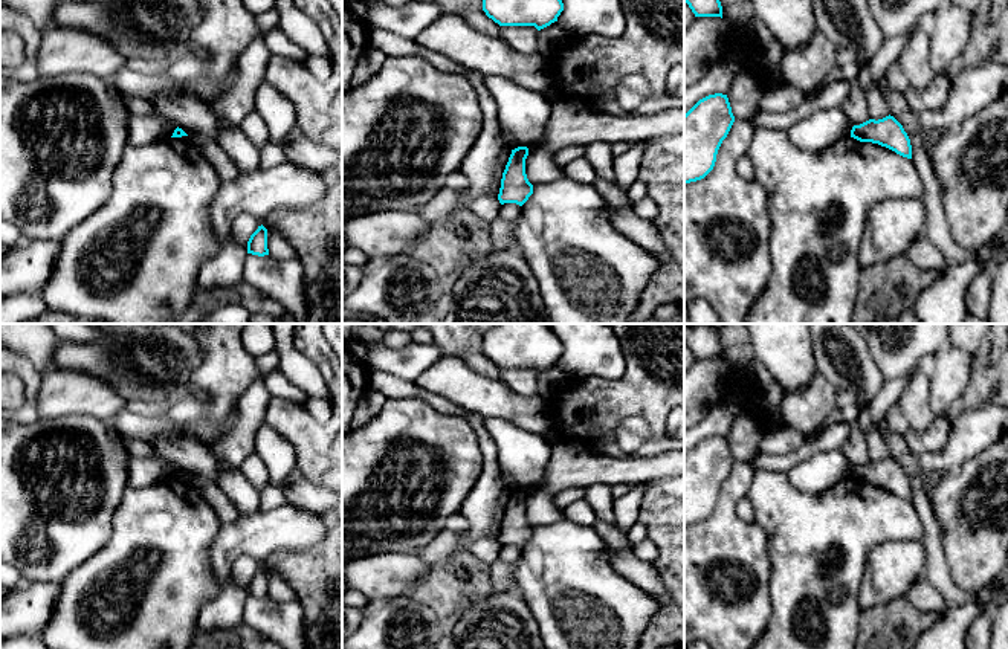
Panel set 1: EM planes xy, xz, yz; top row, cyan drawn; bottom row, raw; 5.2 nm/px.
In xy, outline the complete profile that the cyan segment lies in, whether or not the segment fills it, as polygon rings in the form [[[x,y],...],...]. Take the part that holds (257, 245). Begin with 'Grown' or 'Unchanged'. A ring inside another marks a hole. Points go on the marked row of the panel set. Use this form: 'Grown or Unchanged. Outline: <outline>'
Unchanged. Outline: [[[263,224],[250,235],[247,241],[247,253],[258,257],[269,255],[267,229]]]

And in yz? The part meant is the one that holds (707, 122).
Unchanged. Outline: [[[722,93],[699,99],[684,115],[684,183],[701,180],[713,170],[733,122],[729,98]]]

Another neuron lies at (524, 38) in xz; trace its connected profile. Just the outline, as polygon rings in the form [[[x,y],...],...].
[[[499,26],[501,38],[515,50],[533,55],[539,52],[538,34],[535,26]]]

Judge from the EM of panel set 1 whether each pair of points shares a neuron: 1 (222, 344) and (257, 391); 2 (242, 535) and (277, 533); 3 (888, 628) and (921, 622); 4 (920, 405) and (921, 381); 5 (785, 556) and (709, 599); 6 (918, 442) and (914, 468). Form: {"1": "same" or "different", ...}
{"1": "different", "2": "same", "3": "same", "4": "same", "5": "different", "6": "different"}

